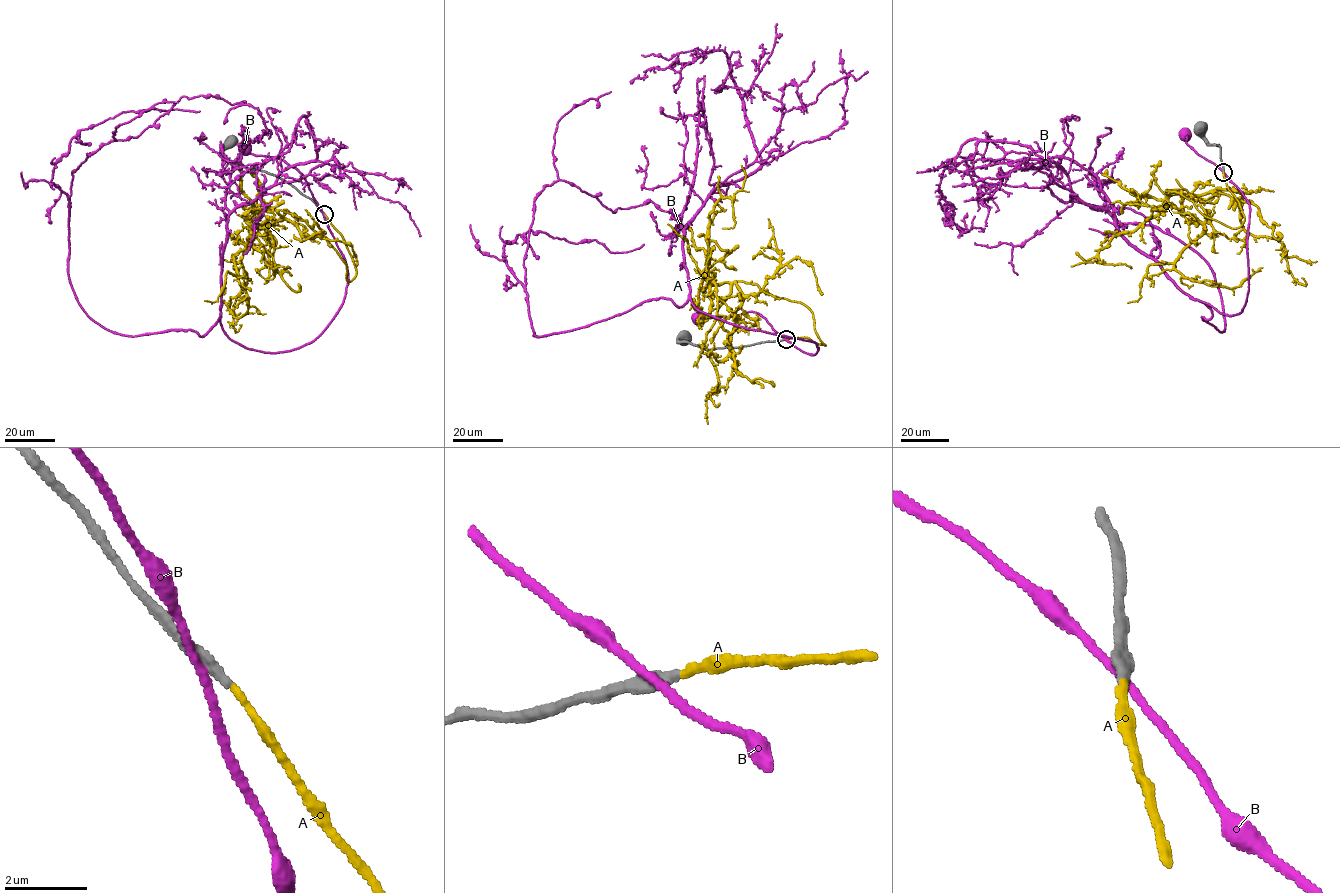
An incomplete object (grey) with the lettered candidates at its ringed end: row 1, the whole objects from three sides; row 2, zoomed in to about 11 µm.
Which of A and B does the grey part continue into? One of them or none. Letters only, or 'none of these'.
A

